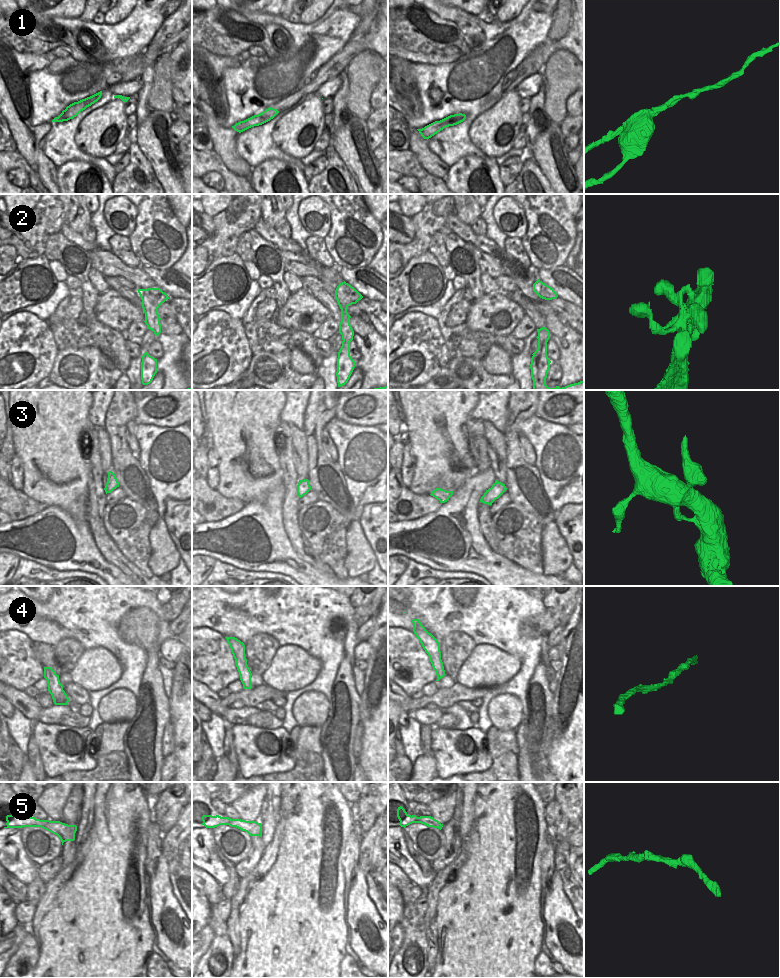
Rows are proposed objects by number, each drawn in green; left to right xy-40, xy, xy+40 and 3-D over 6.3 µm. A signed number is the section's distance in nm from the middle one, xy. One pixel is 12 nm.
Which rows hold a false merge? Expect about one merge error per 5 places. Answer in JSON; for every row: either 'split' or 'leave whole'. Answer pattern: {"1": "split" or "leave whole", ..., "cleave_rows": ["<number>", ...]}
{"1": "split", "2": "leave whole", "3": "leave whole", "4": "leave whole", "5": "leave whole", "cleave_rows": ["1"]}

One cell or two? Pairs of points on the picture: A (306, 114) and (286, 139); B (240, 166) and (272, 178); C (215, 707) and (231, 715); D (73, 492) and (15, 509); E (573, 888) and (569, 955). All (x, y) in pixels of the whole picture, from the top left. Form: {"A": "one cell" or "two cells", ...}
{"A": "one cell", "B": "two cells", "C": "two cells", "D": "two cells", "E": "two cells"}

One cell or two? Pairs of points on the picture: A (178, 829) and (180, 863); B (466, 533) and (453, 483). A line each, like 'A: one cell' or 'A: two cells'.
A: one cell
B: two cells

